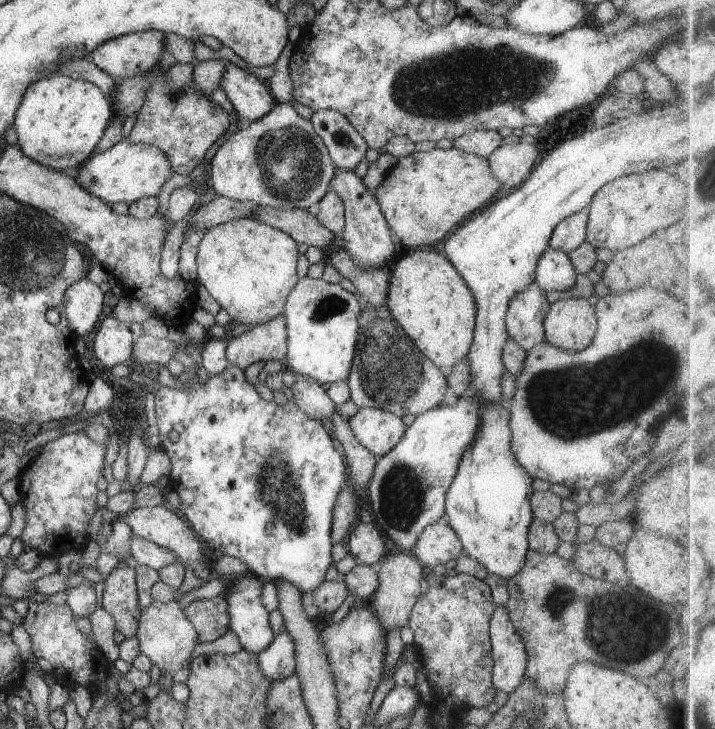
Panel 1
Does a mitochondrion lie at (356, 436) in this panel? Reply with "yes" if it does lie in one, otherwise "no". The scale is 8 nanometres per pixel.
no

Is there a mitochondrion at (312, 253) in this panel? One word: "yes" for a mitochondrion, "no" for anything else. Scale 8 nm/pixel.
no

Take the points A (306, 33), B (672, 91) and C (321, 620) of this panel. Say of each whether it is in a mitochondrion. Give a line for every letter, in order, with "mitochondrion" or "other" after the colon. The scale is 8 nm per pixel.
A: other
B: other
C: other

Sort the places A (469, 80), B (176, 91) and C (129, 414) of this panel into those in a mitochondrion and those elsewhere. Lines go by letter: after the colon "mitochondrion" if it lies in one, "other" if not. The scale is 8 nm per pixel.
A: mitochondrion
B: mitochondrion
C: other

